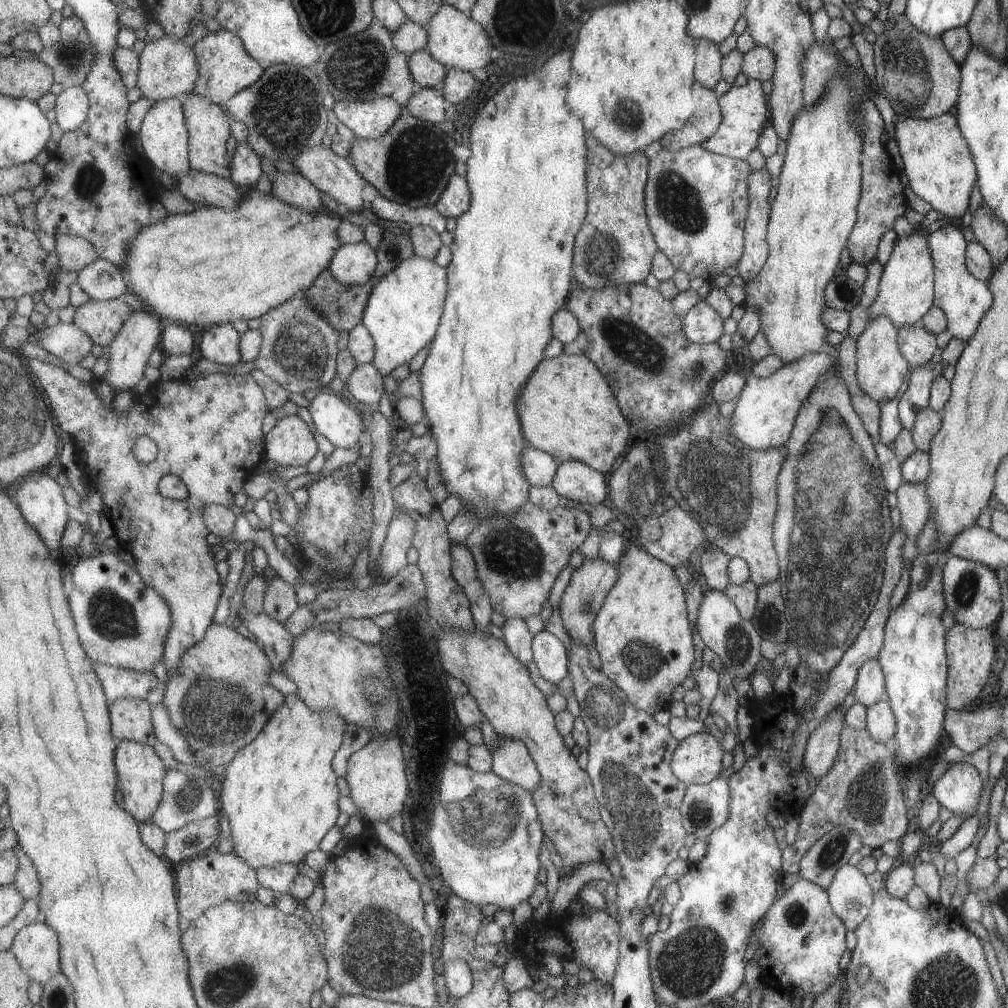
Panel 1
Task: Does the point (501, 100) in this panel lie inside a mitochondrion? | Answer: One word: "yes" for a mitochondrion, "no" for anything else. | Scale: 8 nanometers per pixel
no

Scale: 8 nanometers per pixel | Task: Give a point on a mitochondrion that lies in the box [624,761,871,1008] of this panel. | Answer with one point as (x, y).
(688, 966)

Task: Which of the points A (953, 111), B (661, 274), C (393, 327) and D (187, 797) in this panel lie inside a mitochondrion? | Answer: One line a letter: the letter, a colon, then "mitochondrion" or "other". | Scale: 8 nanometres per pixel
A: other
B: other
C: other
D: mitochondrion

